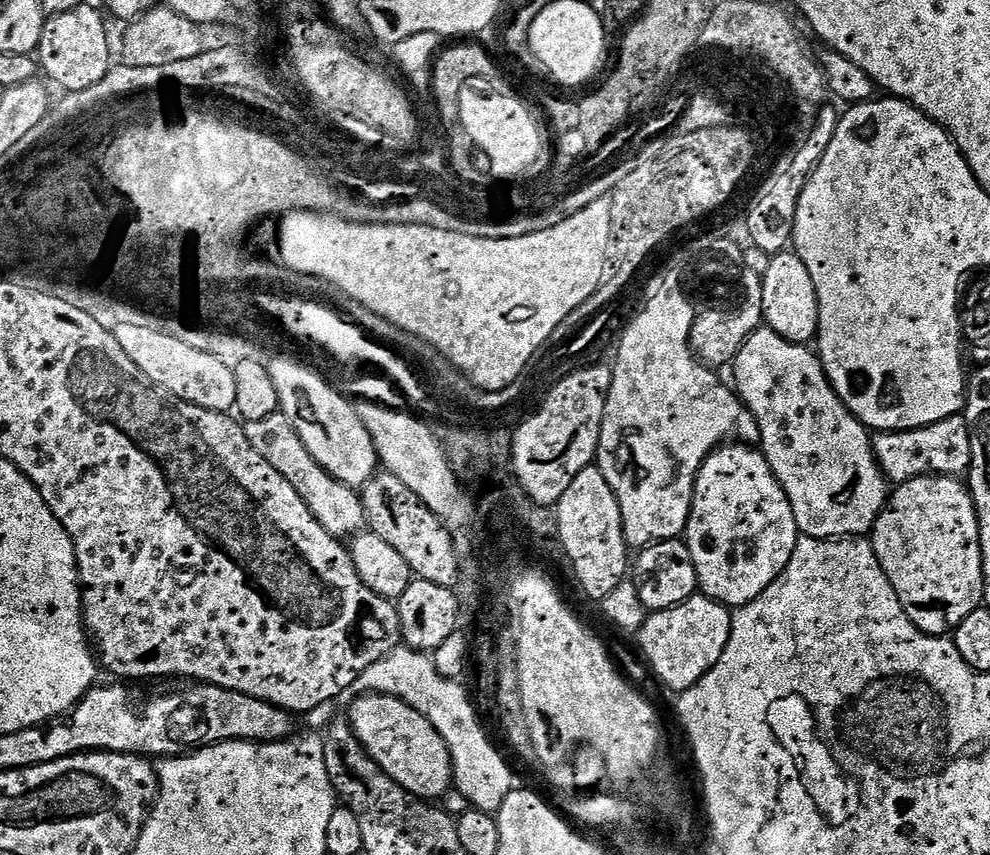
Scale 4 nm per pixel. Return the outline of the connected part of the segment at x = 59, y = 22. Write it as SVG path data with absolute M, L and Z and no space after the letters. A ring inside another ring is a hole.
M86 2L81 8L58 14L45 23L38 49L38 68L58 87L64 88L65 93L81 92L106 78L114 64L112 52L114 56L114 48L108 45L108 28L99 10Z

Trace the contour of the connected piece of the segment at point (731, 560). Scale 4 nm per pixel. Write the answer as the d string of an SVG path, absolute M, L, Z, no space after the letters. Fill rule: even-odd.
M732 442L717 448L704 459L692 491L692 509L686 529L690 558L694 558L696 583L703 595L728 605L732 610L758 599L762 590L786 570L786 562L790 562L790 554L794 554L794 546L800 537L794 510L790 510L790 498L786 498L786 490L782 490L778 478L770 470L763 451L743 442Z

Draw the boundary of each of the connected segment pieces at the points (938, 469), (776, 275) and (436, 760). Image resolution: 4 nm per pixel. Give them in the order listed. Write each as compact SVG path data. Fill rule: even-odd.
M963 415L942 418L930 426L911 428L905 432L876 432L872 436L872 453L884 471L885 480L893 485L904 484L919 476L967 477L972 465L970 430Z
M785 250L772 257L770 270L766 270L764 275L762 310L764 324L792 344L808 346L817 339L820 330L818 294L814 278L810 278L810 270L806 270L806 262L802 262L802 258L795 251Z
M375 694L357 697L352 704L350 723L370 758L412 796L429 802L435 801L435 796L443 797L453 787L454 773L452 755L438 730L421 712L398 698Z

